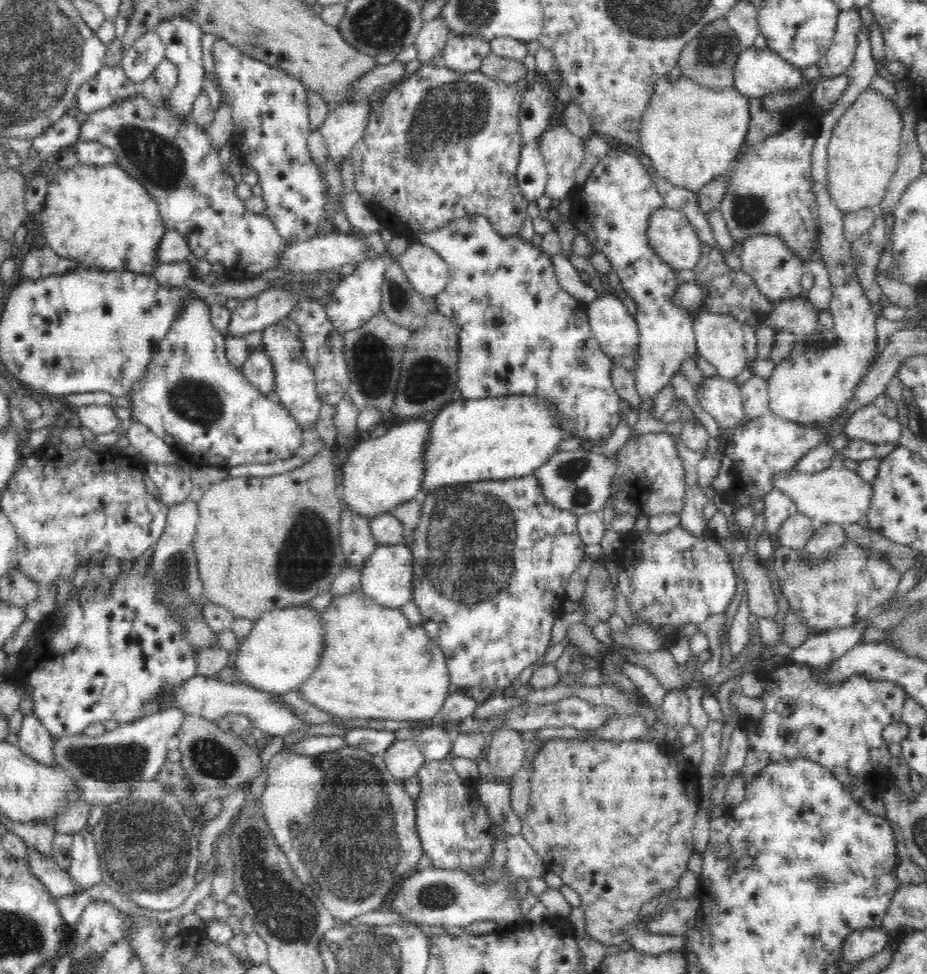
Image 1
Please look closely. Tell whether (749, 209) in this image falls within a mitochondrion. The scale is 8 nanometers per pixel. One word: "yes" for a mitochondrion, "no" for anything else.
yes

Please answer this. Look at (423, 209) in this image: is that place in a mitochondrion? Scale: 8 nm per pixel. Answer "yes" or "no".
no

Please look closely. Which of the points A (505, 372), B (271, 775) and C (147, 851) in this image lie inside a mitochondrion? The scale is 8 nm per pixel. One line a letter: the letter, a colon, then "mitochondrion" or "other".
A: other
B: other
C: mitochondrion

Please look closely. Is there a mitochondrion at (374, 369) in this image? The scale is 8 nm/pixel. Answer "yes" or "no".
yes

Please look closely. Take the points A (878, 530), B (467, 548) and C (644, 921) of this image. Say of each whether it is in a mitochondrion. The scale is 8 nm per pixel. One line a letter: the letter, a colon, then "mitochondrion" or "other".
A: other
B: mitochondrion
C: other

